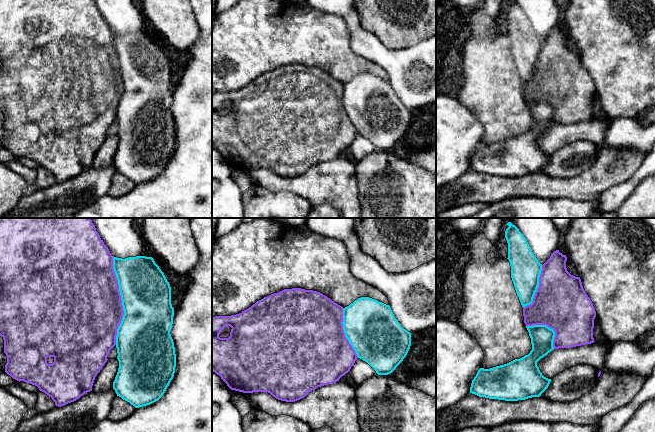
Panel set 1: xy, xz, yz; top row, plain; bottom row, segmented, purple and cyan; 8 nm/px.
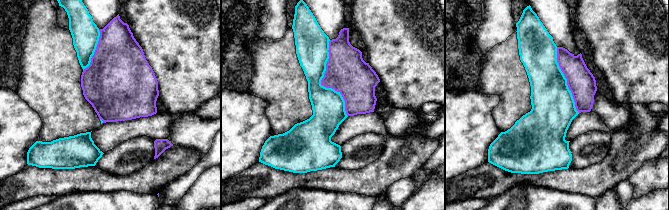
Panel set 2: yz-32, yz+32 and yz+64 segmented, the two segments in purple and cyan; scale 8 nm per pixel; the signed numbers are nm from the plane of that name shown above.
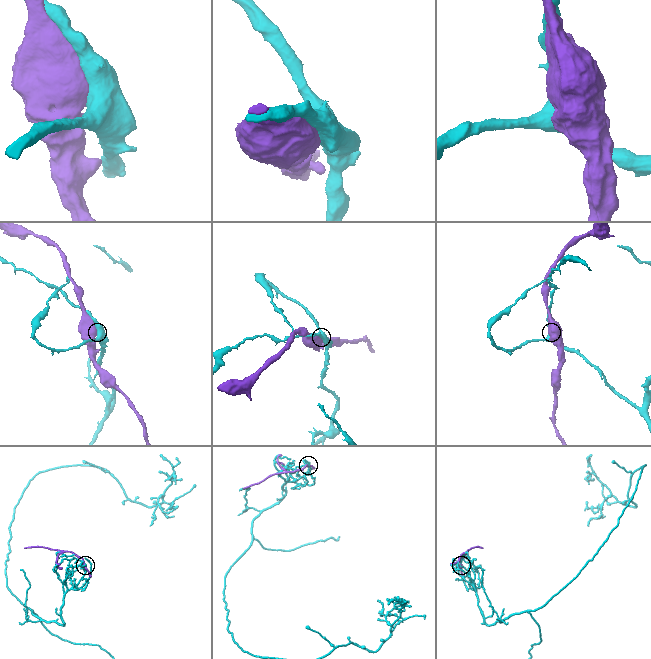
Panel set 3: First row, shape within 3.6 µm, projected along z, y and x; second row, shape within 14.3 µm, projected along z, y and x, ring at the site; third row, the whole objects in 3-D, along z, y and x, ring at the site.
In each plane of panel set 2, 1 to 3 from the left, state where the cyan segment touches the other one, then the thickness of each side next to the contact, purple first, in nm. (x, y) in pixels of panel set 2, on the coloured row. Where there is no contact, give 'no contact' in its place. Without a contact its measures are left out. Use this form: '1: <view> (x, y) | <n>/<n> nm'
1: yz-32 (95, 50) | 480/220 nm
2: yz+32 (321, 83) | 340/260 nm
3: yz+64 (567, 80) | 220/340 nm

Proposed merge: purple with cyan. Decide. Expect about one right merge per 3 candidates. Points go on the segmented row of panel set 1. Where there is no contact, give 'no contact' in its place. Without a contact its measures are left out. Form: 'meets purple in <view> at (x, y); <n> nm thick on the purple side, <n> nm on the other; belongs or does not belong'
meets purple in xy at (121, 300); 500 nm thick on the purple side, 400 nm on the other; does not belong

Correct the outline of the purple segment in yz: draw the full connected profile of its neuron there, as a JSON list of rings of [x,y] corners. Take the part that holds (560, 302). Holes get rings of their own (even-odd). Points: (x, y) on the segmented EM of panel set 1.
[[[559,250],[551,254],[542,265],[539,286],[533,302],[523,307],[526,326],[546,325],[554,330],[554,349],[571,348],[595,342],[593,338],[595,308],[583,289],[580,277],[575,277],[567,271],[566,261],[566,255],[560,253]]]

